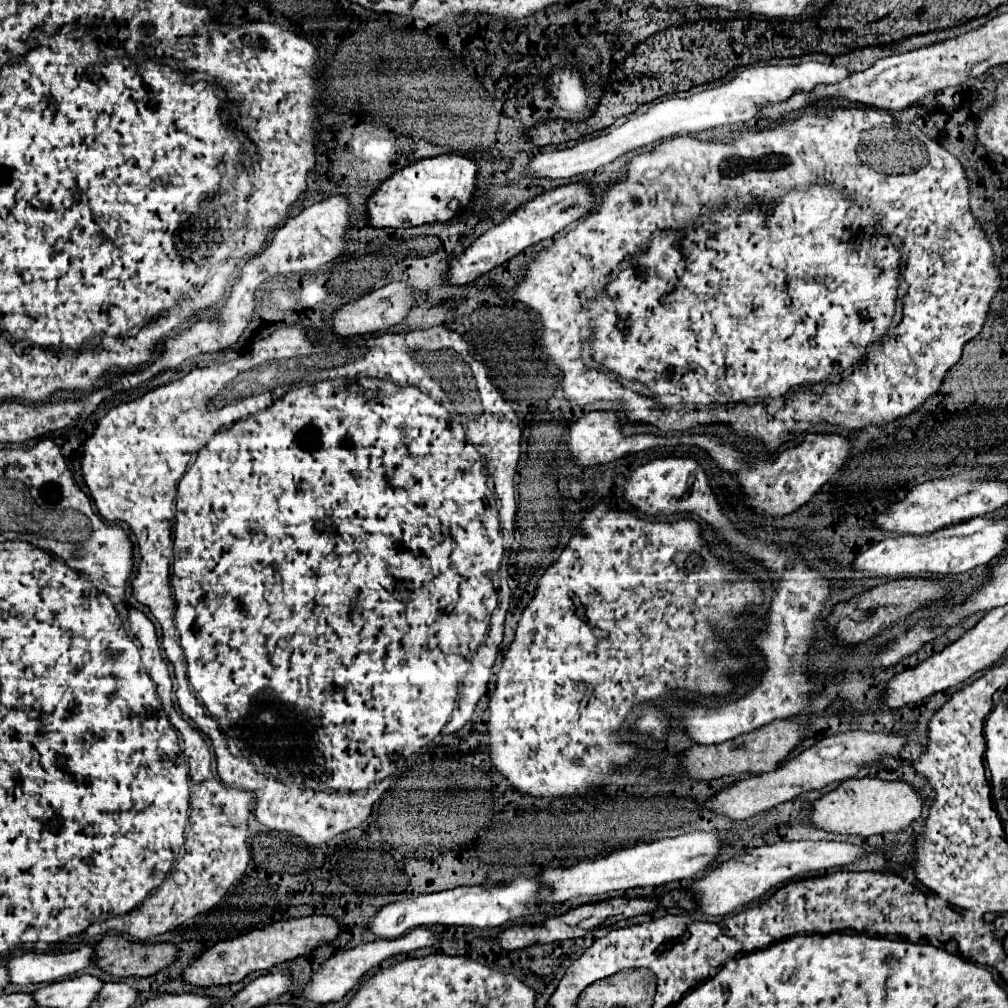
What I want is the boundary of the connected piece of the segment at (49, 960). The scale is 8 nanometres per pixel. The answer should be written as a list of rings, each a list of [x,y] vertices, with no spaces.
[[[81,947],[71,953],[21,953],[7,963],[9,983],[13,985],[45,985],[73,975],[93,965],[93,947]]]

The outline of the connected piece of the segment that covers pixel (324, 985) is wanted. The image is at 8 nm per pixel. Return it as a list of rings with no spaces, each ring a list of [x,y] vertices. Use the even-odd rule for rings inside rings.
[[[413,929],[409,933],[405,933],[403,937],[399,939],[393,939],[393,941],[373,941],[373,943],[363,943],[363,945],[357,945],[355,949],[349,949],[349,951],[339,951],[335,953],[333,957],[329,957],[321,967],[319,971],[313,973],[311,981],[303,987],[301,991],[301,997],[305,1001],[313,1001],[313,1003],[329,1003],[329,1001],[339,1001],[347,991],[351,991],[361,979],[363,975],[379,965],[383,959],[391,957],[393,953],[409,953],[409,951],[415,951],[415,949],[421,949],[421,947],[431,947],[431,945],[437,945],[439,943],[439,937],[433,933],[433,931],[427,931],[427,929]]]

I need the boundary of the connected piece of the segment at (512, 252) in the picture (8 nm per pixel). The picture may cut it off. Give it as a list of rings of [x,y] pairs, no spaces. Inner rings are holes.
[[[585,183],[563,185],[563,187],[557,187],[553,191],[545,191],[537,197],[533,197],[531,201],[513,209],[513,213],[503,223],[485,231],[459,257],[455,257],[449,263],[449,269],[447,269],[449,285],[467,285],[467,283],[475,281],[477,277],[481,277],[483,273],[503,265],[505,261],[509,261],[511,257],[515,257],[523,249],[539,243],[543,239],[551,239],[561,229],[565,229],[573,221],[587,215],[591,211],[591,207],[593,207],[593,197],[591,197],[591,191]]]

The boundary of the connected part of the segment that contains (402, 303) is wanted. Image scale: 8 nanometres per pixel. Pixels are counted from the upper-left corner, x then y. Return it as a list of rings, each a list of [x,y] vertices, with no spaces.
[[[389,283],[373,293],[367,293],[363,295],[361,299],[357,301],[351,301],[343,307],[339,307],[335,313],[333,313],[333,325],[331,325],[331,333],[333,335],[341,335],[341,337],[355,337],[355,335],[371,335],[375,331],[381,331],[381,329],[389,329],[397,323],[401,323],[409,309],[413,305],[413,293],[411,289],[405,285],[405,283]]]

